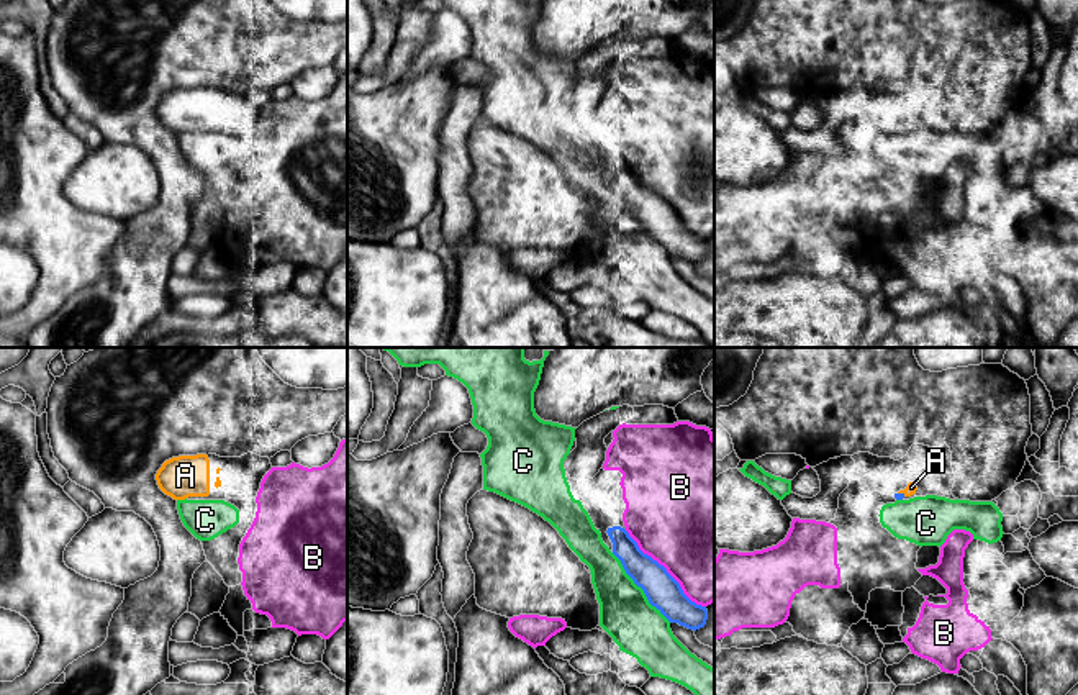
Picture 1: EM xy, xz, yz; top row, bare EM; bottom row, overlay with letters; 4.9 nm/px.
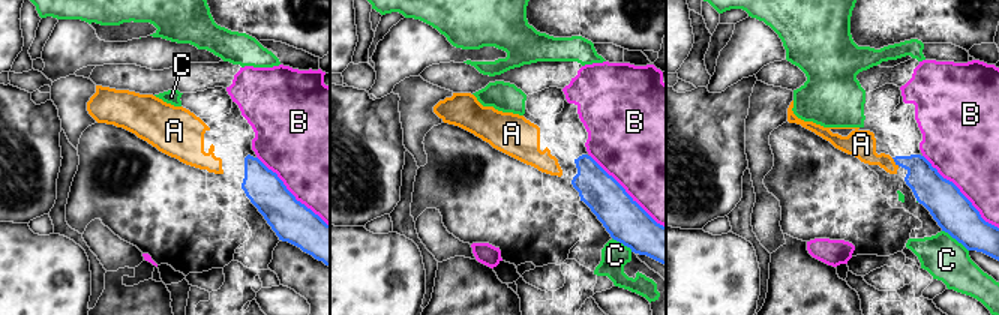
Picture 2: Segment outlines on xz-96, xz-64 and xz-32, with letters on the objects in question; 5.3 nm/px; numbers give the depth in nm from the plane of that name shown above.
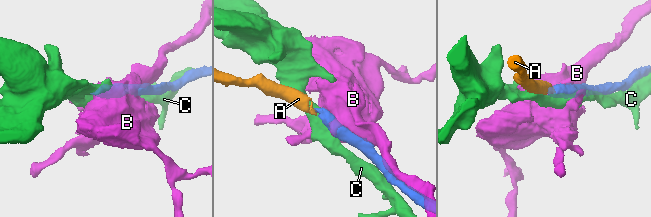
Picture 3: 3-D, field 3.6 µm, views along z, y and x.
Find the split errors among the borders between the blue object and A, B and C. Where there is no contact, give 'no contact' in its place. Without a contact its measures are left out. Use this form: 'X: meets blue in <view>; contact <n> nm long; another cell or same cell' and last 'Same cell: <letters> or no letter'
A: meets blue in yz; contact 40 nm long; same cell
B: meets blue in xz; contact 550 nm long; another cell
C: meets blue in xz; contact 460 nm long; another cell
Same cell: A

